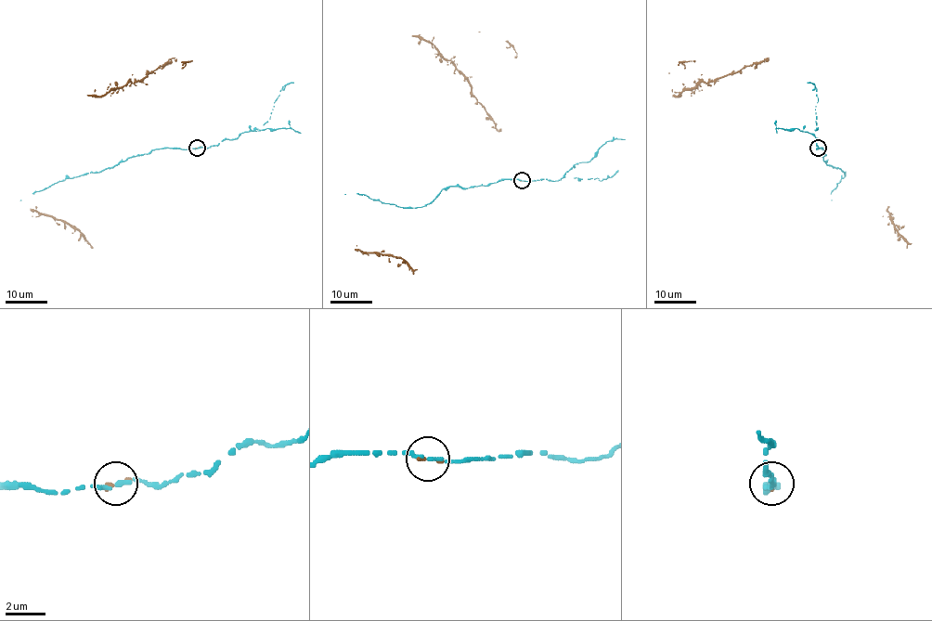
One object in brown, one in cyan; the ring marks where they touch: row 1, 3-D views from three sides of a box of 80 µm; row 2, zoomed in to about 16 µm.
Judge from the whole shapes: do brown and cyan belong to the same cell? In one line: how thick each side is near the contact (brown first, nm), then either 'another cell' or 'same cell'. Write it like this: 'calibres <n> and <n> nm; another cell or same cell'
calibres 200 and 180 nm; same cell

